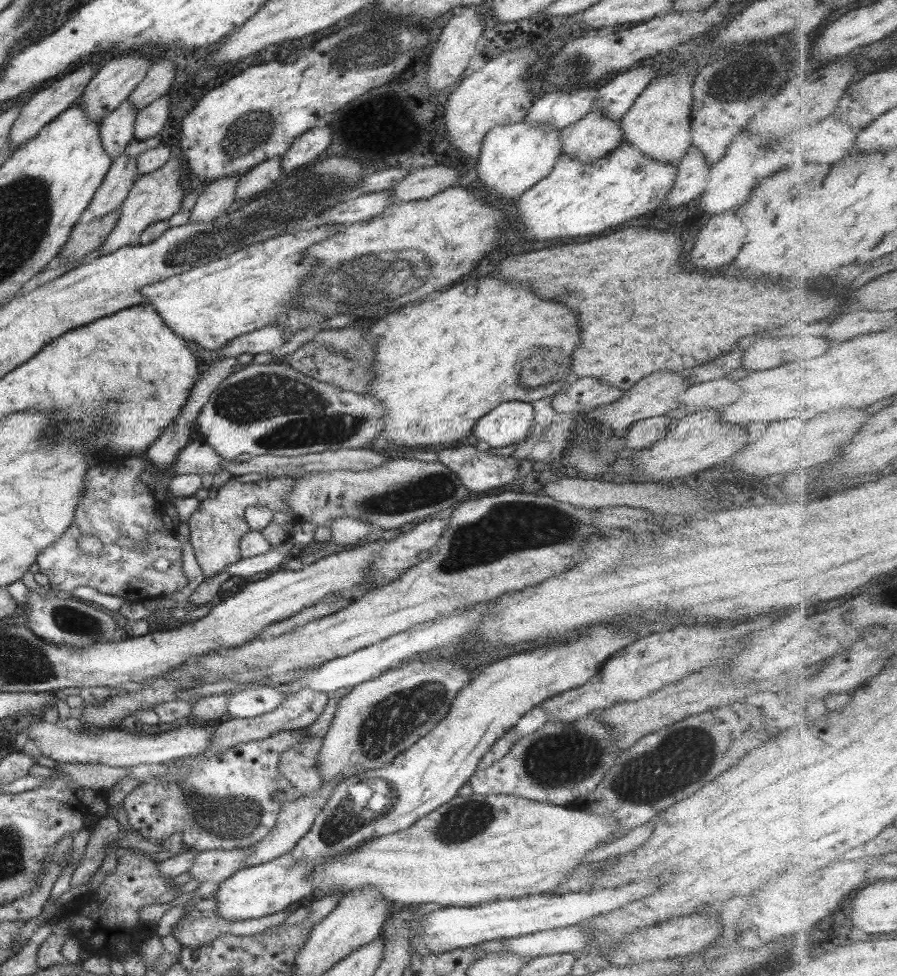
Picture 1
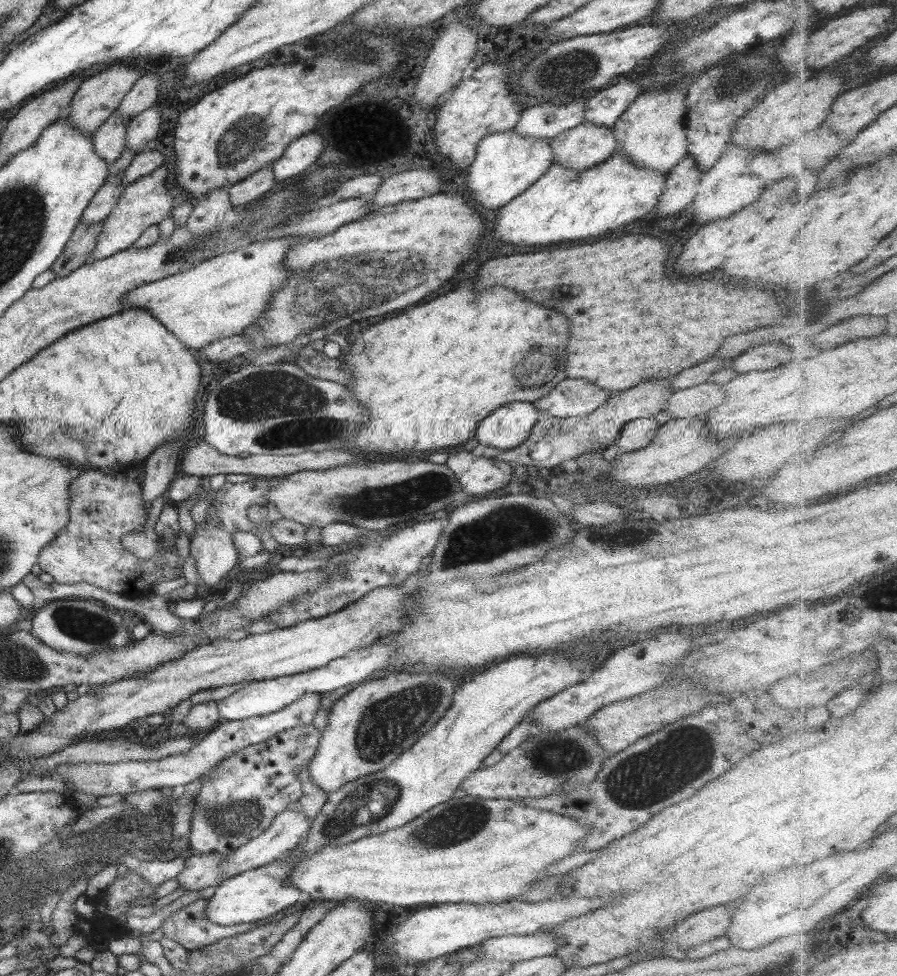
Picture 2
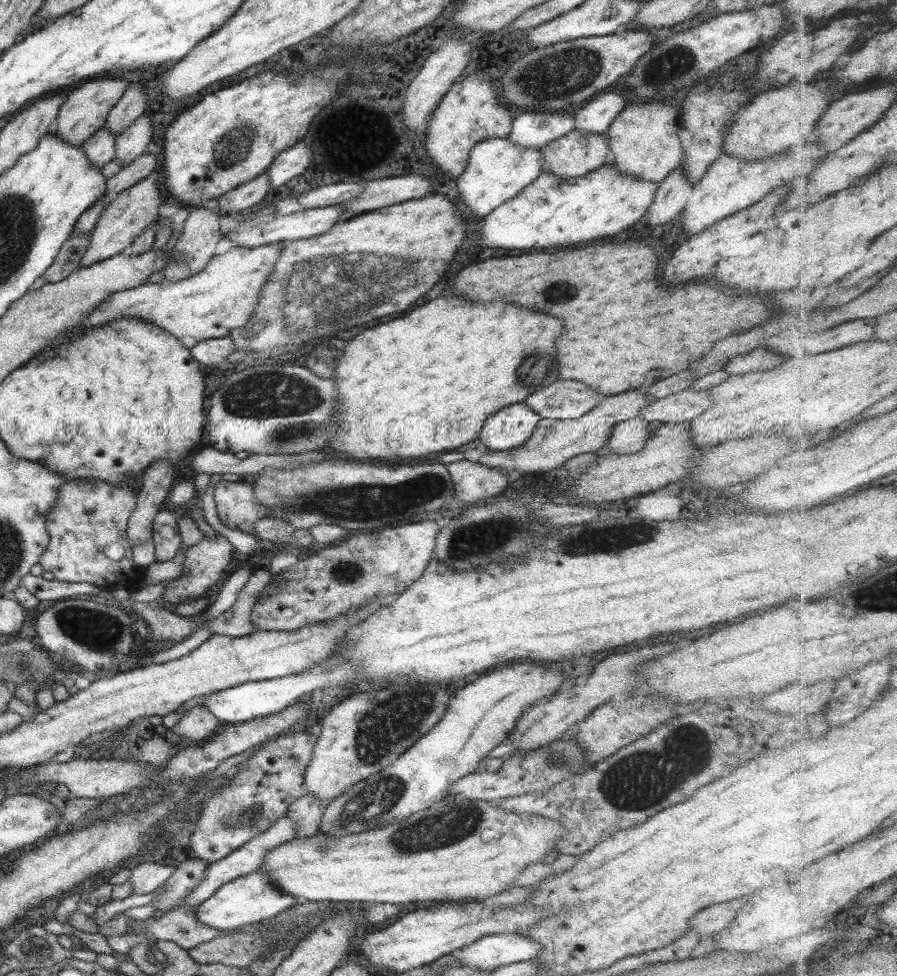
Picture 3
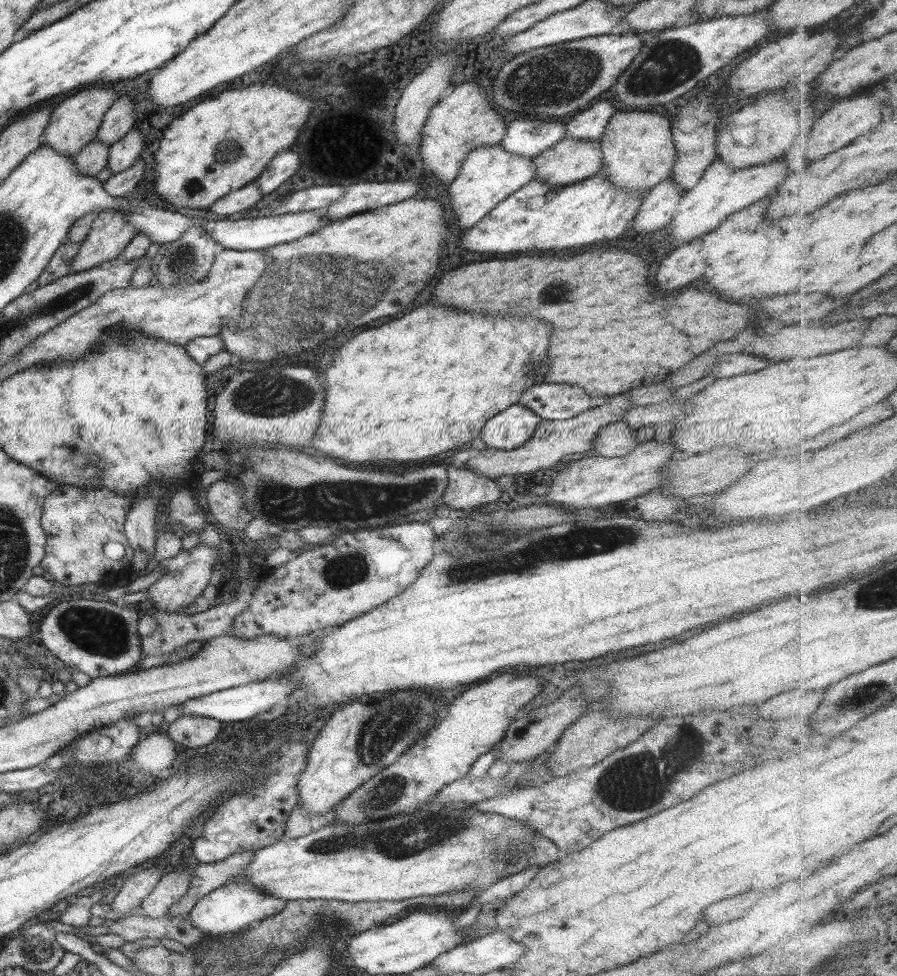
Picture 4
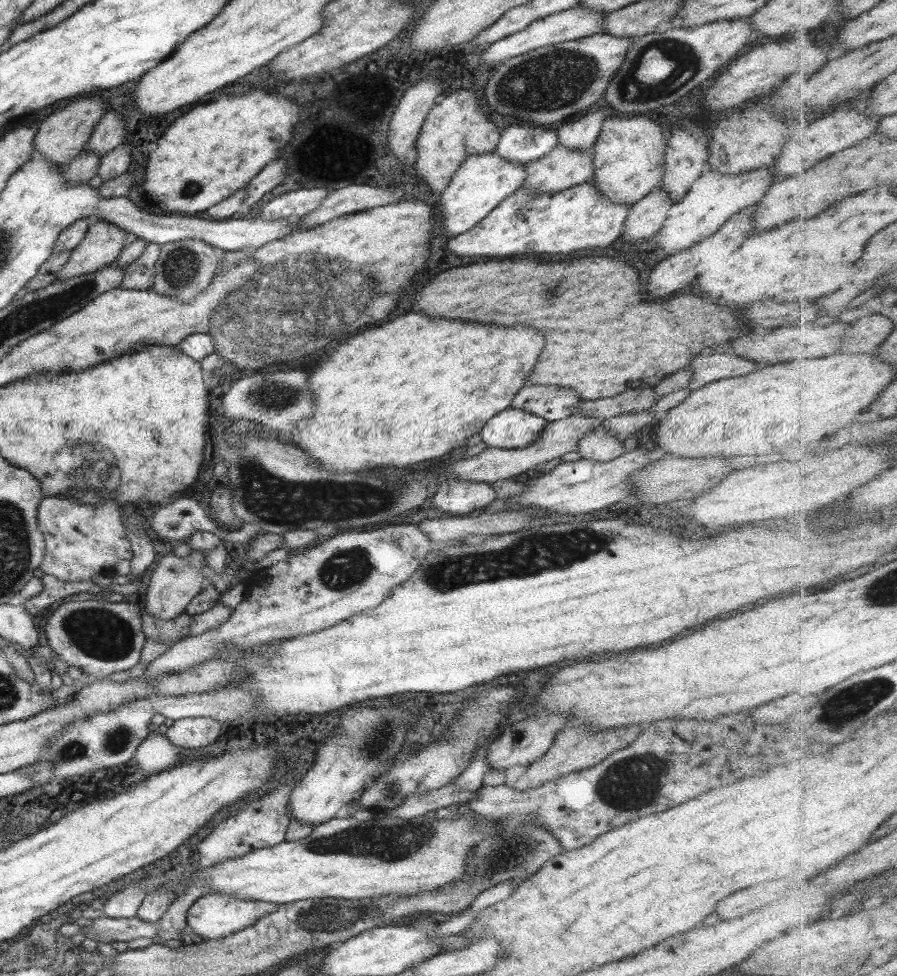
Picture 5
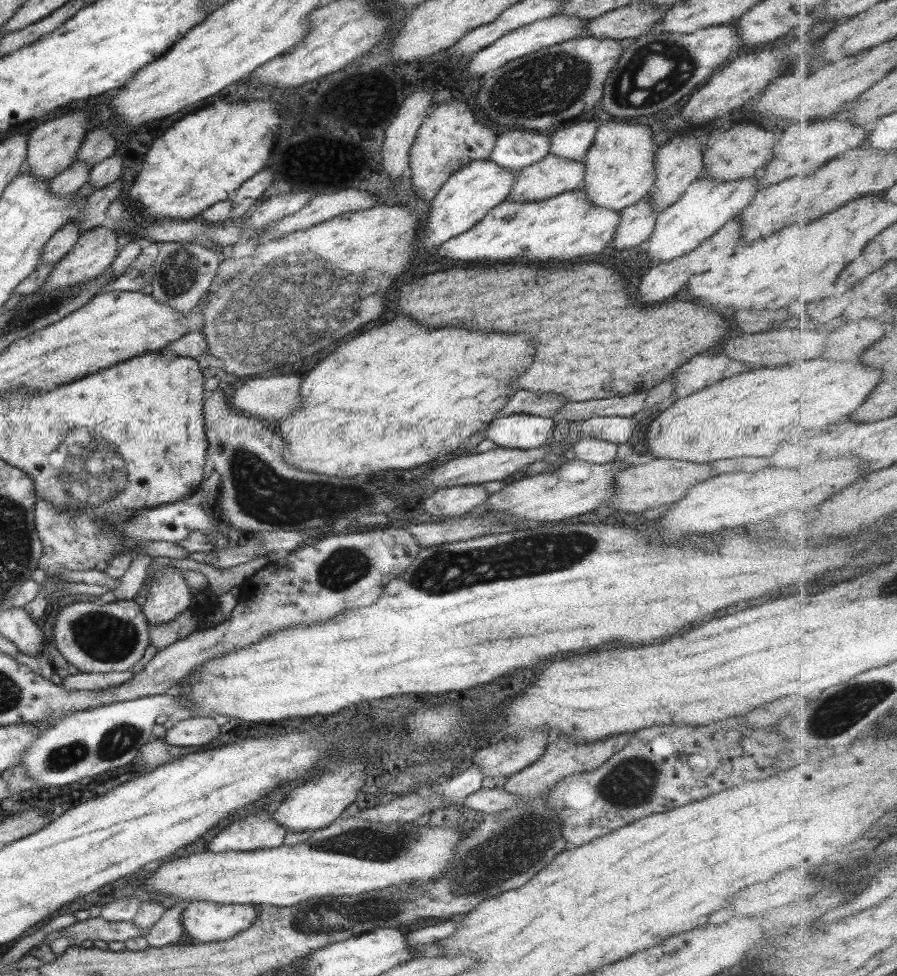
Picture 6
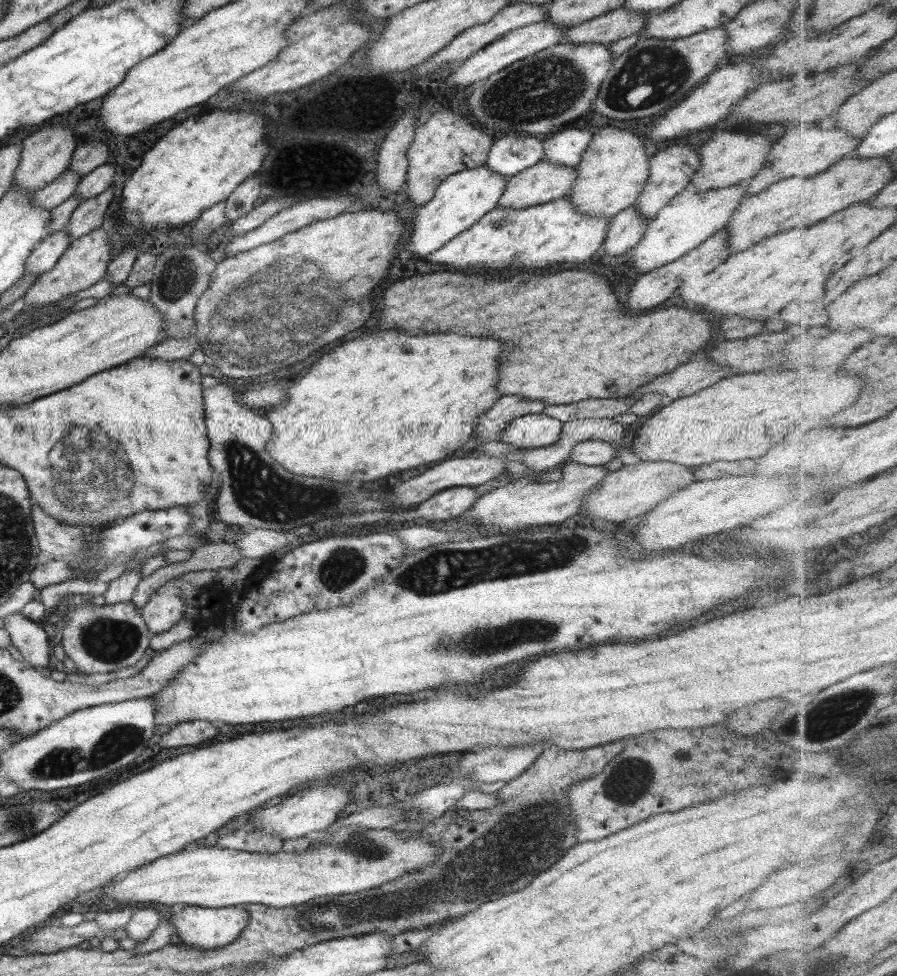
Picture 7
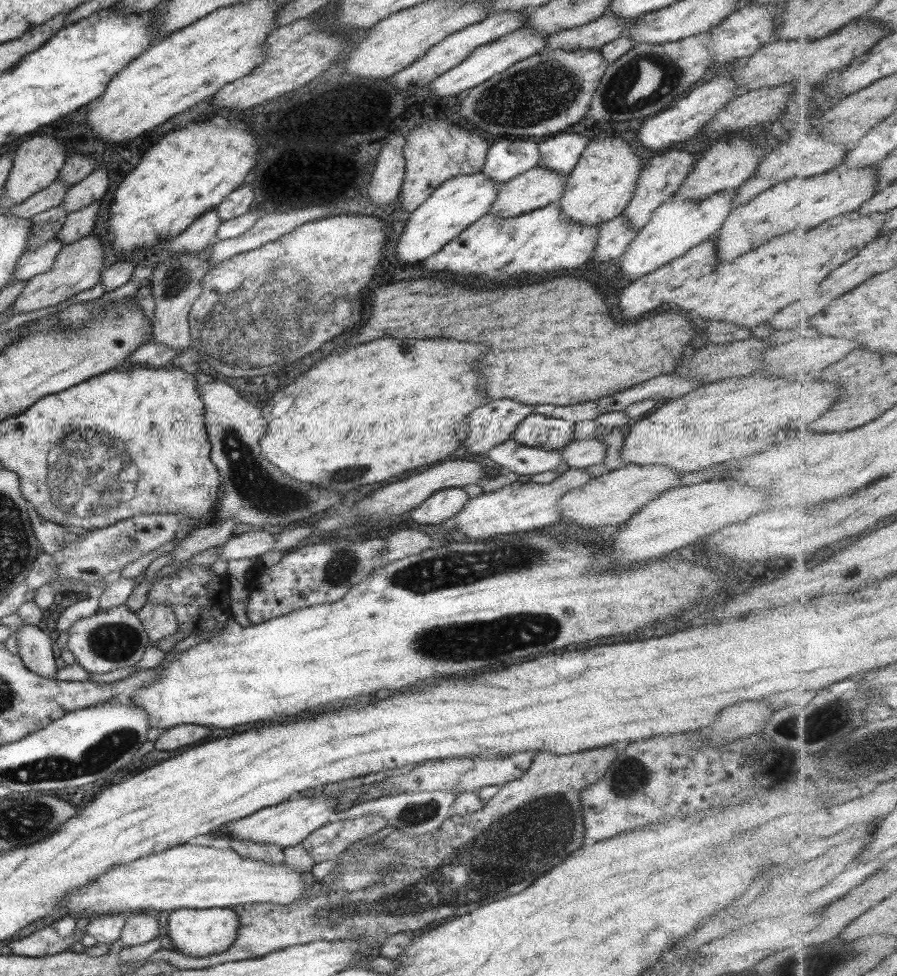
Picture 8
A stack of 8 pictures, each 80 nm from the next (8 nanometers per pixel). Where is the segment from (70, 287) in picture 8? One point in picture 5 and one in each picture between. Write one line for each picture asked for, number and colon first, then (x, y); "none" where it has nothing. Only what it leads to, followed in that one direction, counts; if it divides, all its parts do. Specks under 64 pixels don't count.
5: (100, 247)
6: (95, 249)
7: (85, 260)

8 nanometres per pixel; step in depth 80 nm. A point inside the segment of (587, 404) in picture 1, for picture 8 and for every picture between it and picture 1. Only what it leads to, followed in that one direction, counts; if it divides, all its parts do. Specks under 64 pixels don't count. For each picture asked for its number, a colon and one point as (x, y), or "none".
2: (570, 397)
3: (563, 400)
4: (551, 401)
5: (551, 403)
6: (545, 405)
7: (489, 425)
8: (489, 425)

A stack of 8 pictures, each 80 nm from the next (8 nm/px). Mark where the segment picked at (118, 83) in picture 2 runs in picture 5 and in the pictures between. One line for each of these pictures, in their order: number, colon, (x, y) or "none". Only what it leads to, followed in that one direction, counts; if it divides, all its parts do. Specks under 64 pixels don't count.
3: (85, 110)
4: (73, 123)
5: (61, 135)

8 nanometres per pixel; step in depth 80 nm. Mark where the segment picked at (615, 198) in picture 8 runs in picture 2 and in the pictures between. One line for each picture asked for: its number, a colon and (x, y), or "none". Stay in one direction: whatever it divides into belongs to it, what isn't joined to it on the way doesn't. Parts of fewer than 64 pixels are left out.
2: (651, 131)
3: (643, 140)
4: (637, 148)
5: (628, 156)
6: (619, 170)
7: (612, 171)

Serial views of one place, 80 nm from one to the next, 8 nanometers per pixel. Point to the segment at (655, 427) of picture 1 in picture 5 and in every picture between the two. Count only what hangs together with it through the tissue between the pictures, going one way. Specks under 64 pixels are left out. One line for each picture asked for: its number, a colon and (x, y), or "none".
2: (637, 433)
3: (628, 436)
4: (616, 439)
5: (599, 444)

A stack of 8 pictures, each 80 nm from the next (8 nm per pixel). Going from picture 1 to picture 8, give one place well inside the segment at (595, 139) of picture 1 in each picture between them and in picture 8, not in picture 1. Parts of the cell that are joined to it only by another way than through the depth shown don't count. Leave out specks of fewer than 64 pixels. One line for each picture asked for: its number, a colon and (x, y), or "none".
2: (585, 145)
3: (576, 153)
4: (568, 160)
5: (562, 168)
6: (552, 175)
7: (545, 181)
8: (538, 187)

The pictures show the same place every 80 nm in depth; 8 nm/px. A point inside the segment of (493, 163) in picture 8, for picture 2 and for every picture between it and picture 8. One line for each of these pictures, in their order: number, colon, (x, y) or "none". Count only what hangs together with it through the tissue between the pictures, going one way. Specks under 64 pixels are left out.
2: (544, 120)
3: (530, 129)
4: (525, 136)
5: (520, 144)
6: (514, 149)
7: (509, 154)

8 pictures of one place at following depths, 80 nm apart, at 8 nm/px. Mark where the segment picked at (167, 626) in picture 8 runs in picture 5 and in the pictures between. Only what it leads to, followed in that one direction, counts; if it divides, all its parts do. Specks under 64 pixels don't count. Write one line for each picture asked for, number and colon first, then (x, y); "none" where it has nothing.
5: (175, 580)
6: (168, 595)
7: (165, 606)

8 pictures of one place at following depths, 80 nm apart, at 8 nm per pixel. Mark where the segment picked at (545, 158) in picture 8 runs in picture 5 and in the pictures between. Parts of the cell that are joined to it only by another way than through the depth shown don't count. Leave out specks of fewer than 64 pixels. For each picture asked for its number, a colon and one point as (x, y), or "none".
5: (581, 134)
6: (572, 141)
7: (565, 147)

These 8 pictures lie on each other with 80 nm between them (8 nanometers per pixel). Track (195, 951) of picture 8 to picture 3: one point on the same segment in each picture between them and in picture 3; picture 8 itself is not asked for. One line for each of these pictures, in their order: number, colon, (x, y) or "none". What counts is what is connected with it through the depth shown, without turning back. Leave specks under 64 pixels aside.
3: (252, 897)
4: (234, 905)
5: (212, 916)
6: (204, 921)
7: (200, 928)

